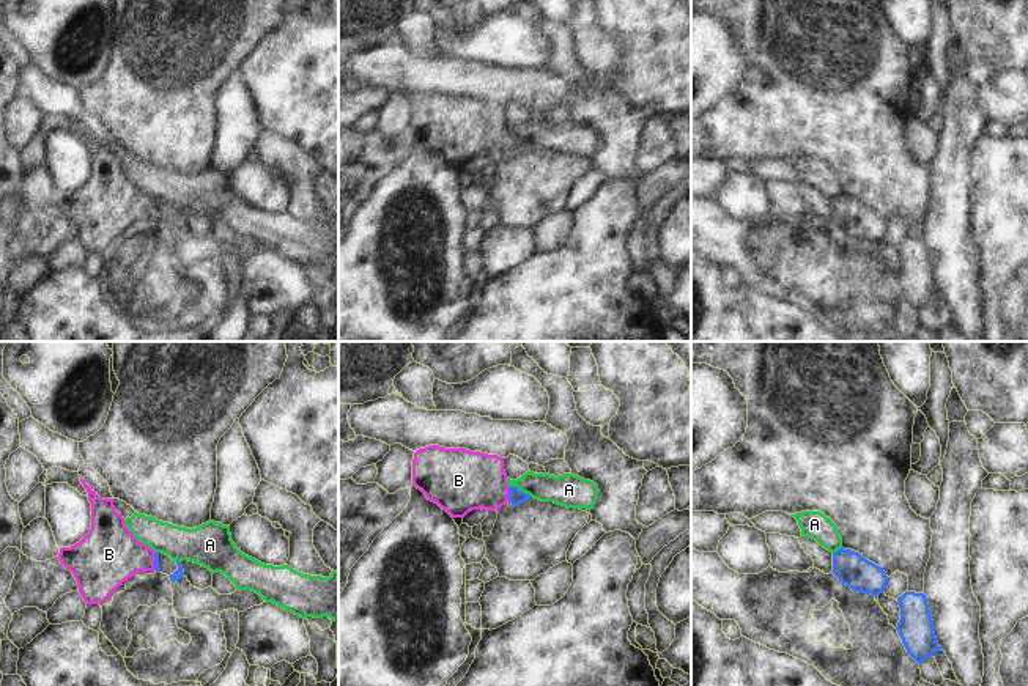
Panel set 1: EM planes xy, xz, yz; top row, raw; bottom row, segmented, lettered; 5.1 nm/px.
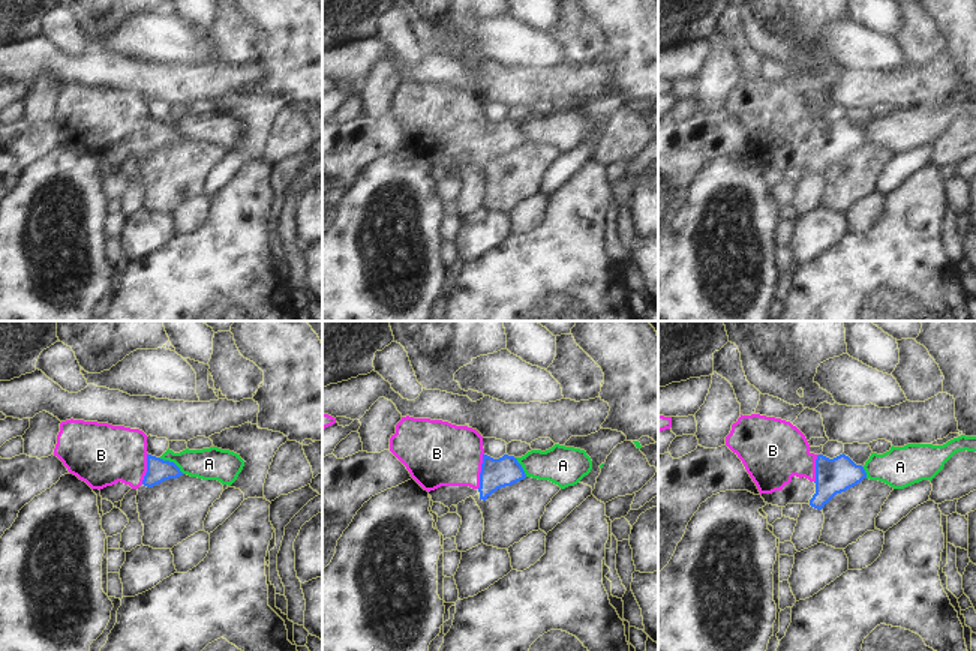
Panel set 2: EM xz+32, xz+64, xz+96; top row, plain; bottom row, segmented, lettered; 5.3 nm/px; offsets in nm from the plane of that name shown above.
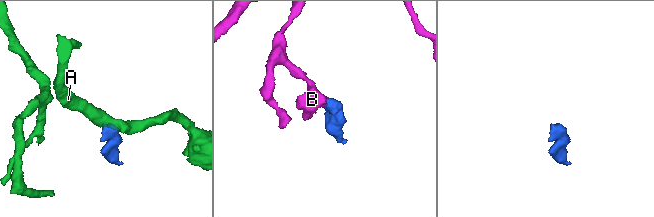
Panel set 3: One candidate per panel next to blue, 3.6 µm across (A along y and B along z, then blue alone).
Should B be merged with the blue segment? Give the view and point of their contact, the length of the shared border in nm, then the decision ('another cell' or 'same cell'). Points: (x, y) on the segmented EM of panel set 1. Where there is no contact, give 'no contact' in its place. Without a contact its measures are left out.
xz (509, 494) | 80 nm | same cell

